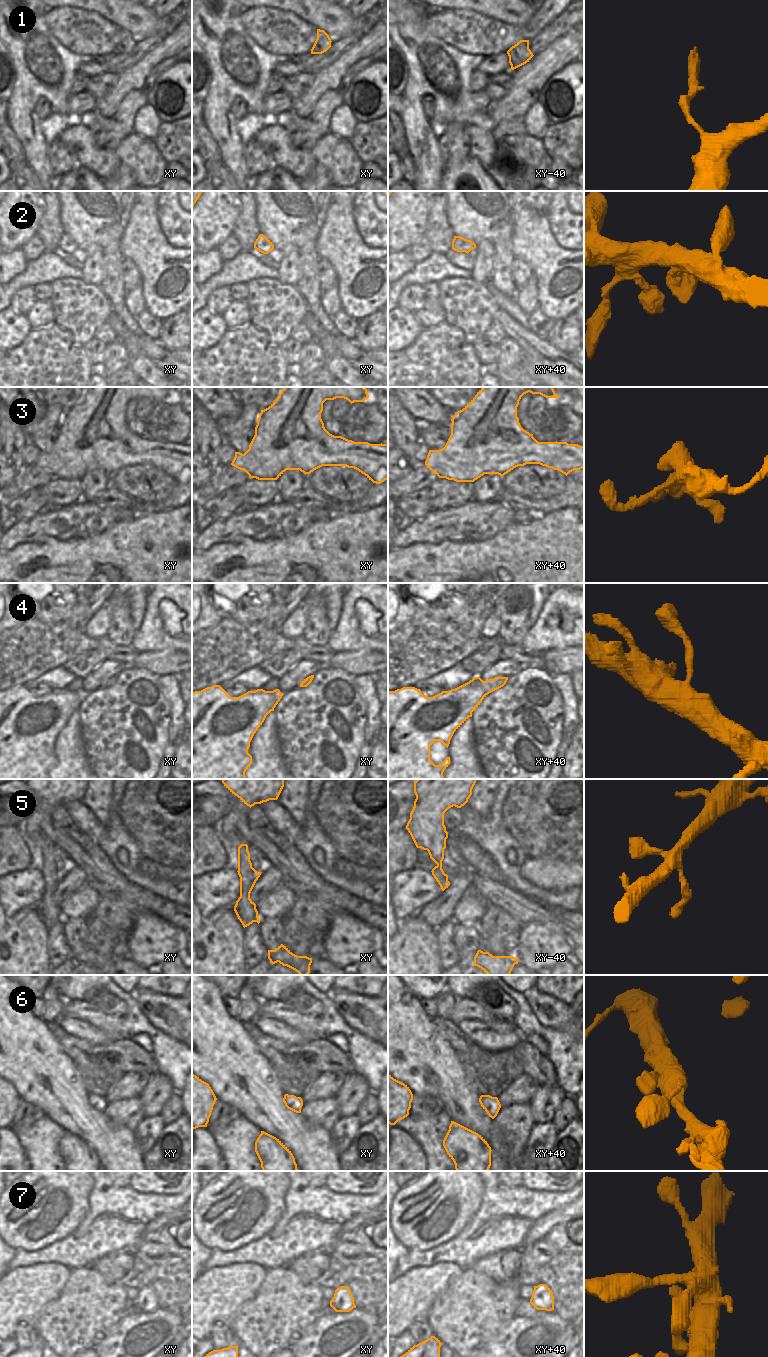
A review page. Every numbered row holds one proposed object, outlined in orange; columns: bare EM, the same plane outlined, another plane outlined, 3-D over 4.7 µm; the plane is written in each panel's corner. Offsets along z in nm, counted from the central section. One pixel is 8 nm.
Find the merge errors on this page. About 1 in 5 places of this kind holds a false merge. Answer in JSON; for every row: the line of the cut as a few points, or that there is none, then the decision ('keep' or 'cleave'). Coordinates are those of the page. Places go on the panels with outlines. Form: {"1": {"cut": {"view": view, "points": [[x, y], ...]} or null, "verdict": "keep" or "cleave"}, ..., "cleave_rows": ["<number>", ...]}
{"1": {"cut": null, "verdict": "keep"}, "2": {"cut": null, "verdict": "keep"}, "3": {"cut": null, "verdict": "keep"}, "4": {"cut": null, "verdict": "keep"}, "5": {"cut": null, "verdict": "keep"}, "6": {"cut": null, "verdict": "keep"}, "7": {"cut": null, "verdict": "keep"}, "cleave_rows": []}

